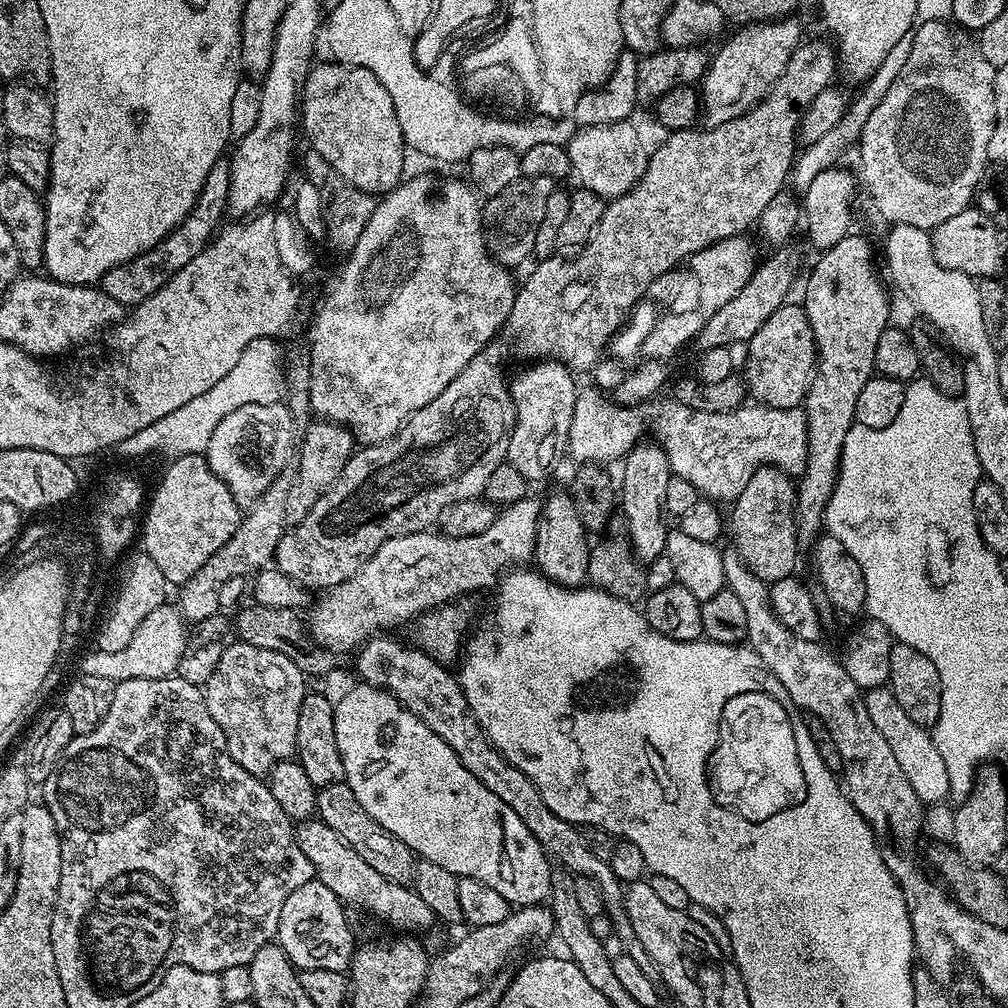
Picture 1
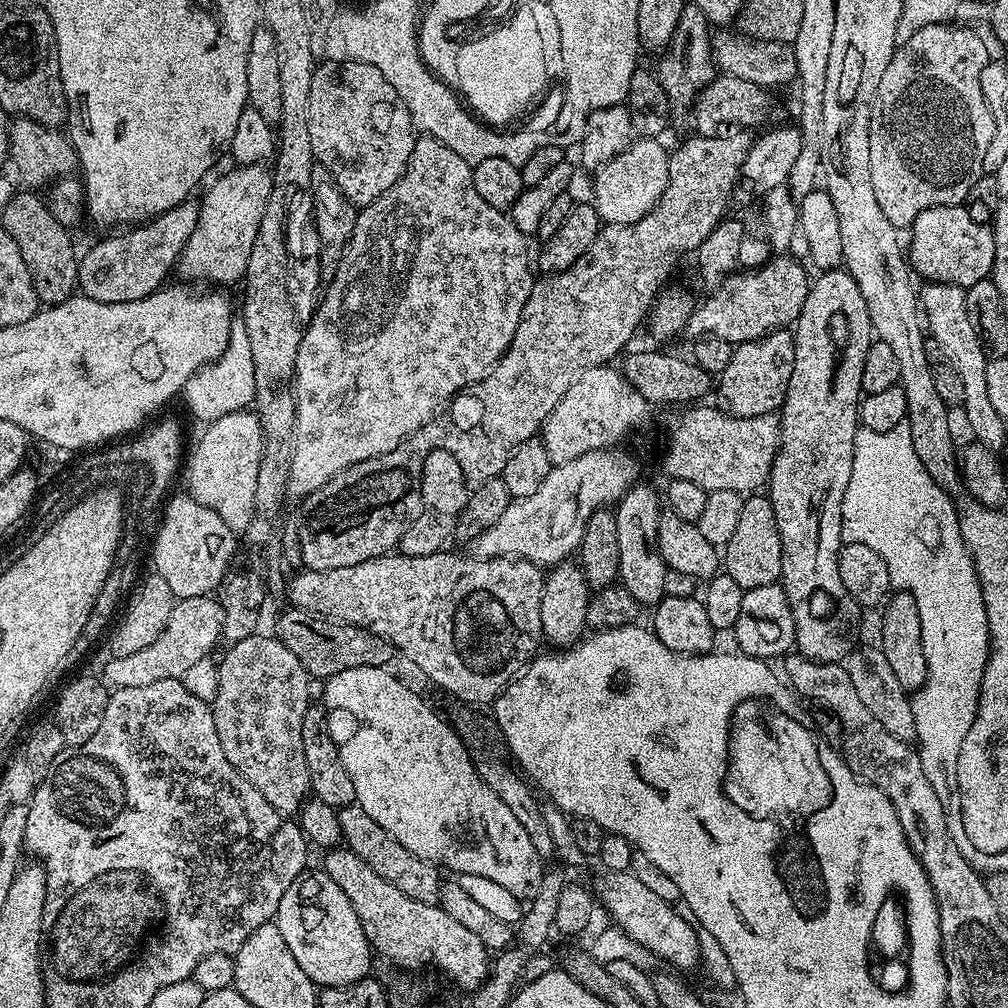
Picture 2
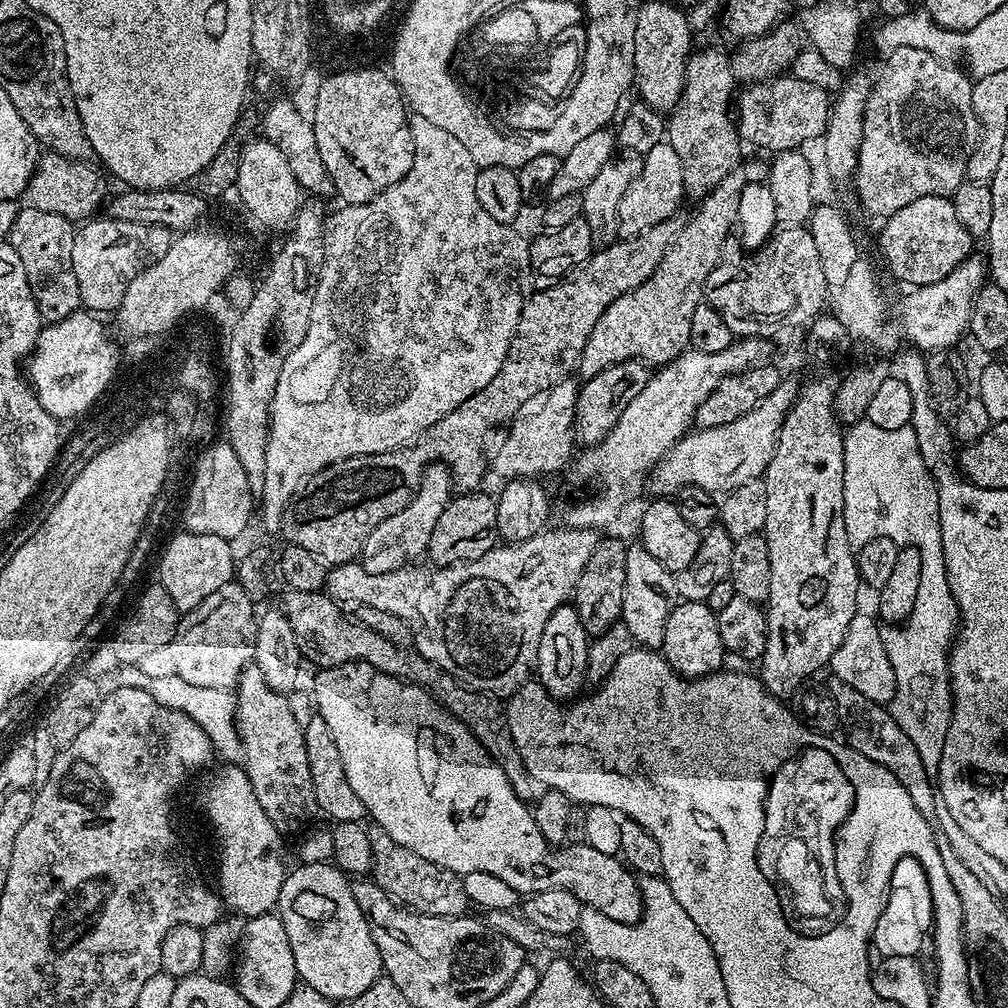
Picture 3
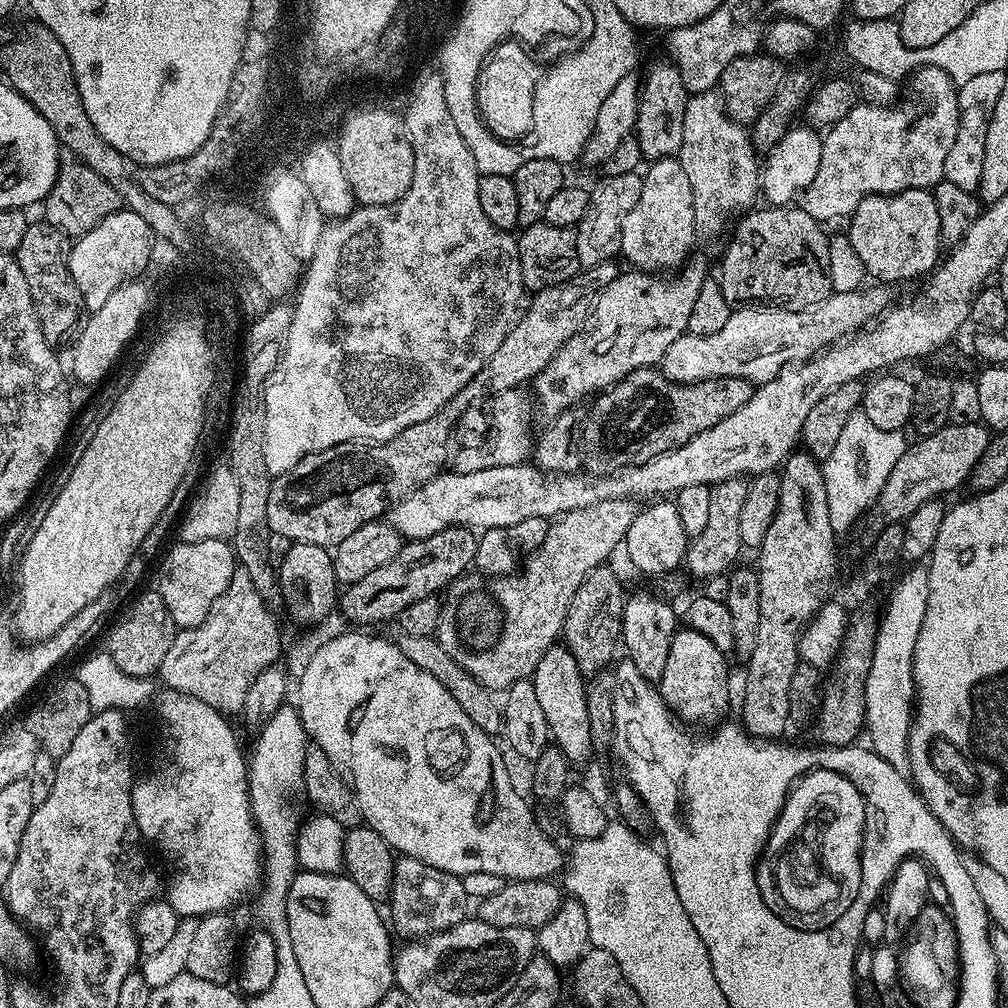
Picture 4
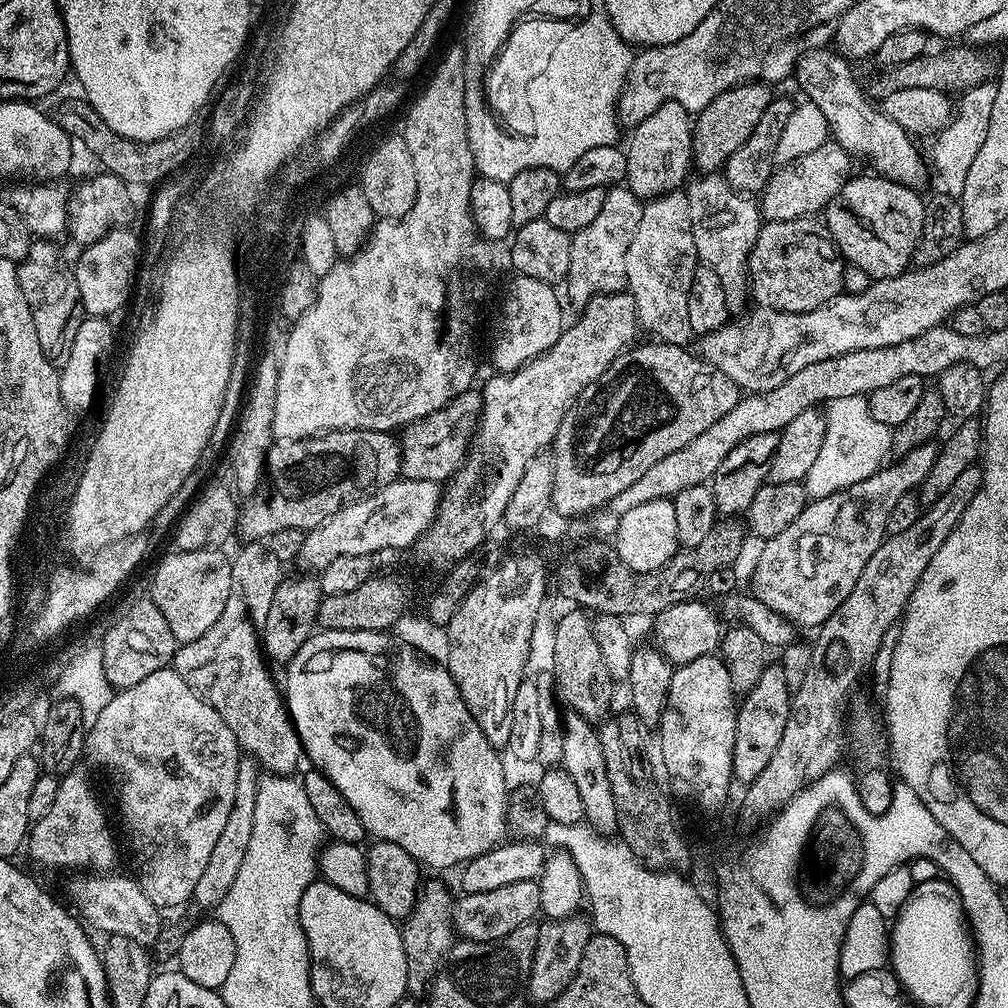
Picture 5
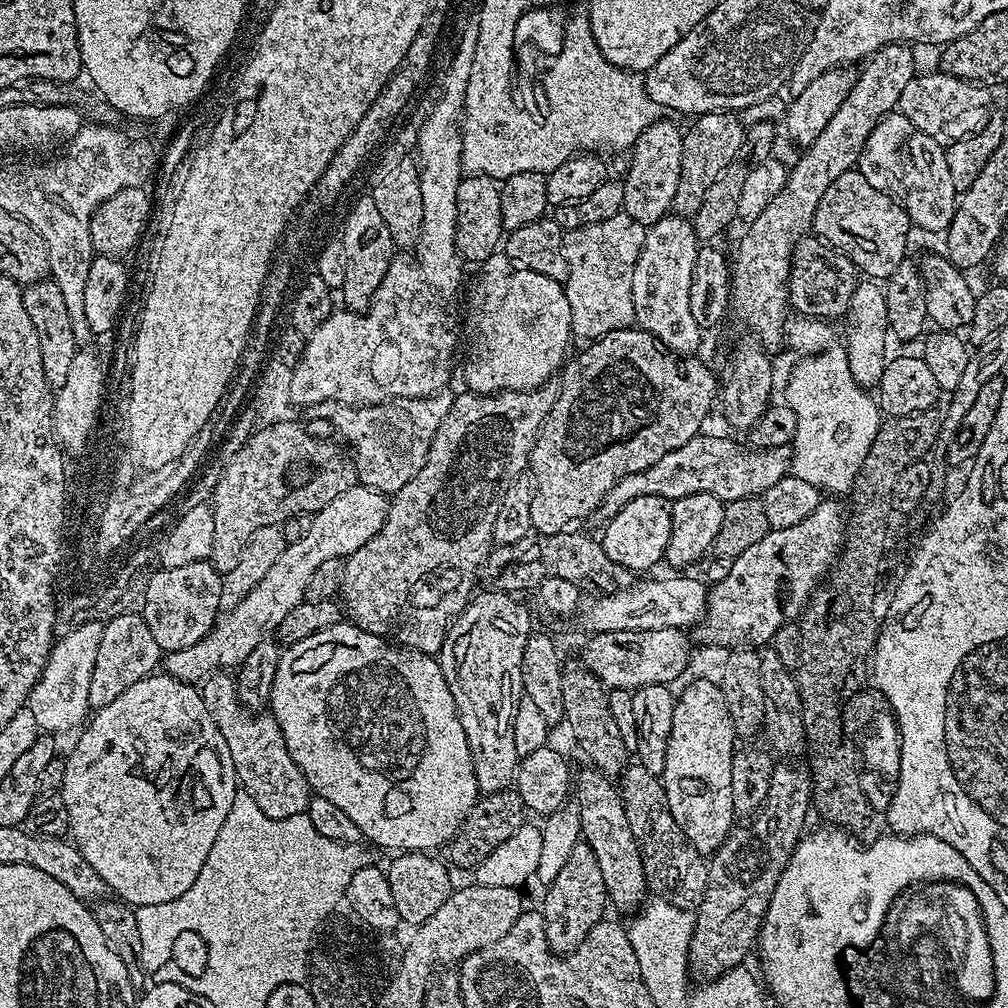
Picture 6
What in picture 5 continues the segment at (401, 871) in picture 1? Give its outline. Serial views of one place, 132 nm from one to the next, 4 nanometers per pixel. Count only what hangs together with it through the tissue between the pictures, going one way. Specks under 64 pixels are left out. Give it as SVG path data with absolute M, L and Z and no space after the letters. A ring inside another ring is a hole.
M432 880L429 884L427 881L421 887L416 907L412 909L408 919L403 921L400 937L402 946L406 950L408 963L408 992L413 997L423 997L429 991L432 981L436 979L436 974L440 971L440 965L444 962L444 957L452 949L454 943L453 907L454 896L448 893L447 886L440 880Z

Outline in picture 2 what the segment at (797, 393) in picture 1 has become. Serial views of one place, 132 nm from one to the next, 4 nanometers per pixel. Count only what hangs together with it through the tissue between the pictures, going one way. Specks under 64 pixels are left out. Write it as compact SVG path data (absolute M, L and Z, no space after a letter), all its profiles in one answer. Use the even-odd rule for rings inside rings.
M788 330L769 332L768 335L735 345L726 370L718 374L714 388L715 403L721 412L734 418L771 416L784 405L786 390L790 386L790 370L794 370L793 333Z

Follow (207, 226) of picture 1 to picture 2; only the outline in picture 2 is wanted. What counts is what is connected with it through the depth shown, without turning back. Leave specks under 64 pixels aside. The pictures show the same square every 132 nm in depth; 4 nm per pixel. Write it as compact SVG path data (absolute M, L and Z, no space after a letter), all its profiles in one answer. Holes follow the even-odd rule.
M189 198L161 216L154 216L143 224L120 230L117 236L98 241L85 256L83 253L79 257L79 291L94 298L94 302L138 302L138 298L159 293L169 279L168 271L179 265L182 250L198 226L199 209L199 203Z

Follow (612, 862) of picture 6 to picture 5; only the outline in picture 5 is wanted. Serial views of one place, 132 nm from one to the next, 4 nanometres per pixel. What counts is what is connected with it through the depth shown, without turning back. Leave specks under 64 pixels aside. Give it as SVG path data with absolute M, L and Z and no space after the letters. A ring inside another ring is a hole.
M572 714L564 721L562 767L578 786L578 795L582 797L584 820L593 832L612 834L617 831L614 790L610 790L610 774L606 774L606 758L602 758L602 742L597 725L590 720Z

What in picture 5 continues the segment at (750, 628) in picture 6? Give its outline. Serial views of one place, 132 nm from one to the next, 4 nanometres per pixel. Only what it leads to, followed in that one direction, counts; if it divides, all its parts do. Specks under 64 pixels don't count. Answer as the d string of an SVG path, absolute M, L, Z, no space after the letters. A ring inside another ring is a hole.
M932 442L918 446L903 453L897 459L900 460L897 464L885 463L874 474L870 474L870 478L854 482L854 486L846 490L805 504L802 514L798 514L798 518L794 518L794 522L790 522L790 526L786 526L782 534L766 540L762 558L759 559L750 581L751 595L782 618L786 618L797 629L819 629L826 618L830 618L830 614L834 614L834 610L838 610L838 606L846 602L850 590L854 590L862 570L866 570L866 562L870 562L874 550L878 550L878 546L882 546L888 536L888 523L894 506L898 506L902 497L919 489L934 466L937 451L937 445Z

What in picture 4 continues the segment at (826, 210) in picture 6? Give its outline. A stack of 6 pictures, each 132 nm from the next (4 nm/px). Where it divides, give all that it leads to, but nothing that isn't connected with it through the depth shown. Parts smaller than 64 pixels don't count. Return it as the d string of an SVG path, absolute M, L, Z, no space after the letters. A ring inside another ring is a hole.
M907 188L892 196L868 196L852 211L847 224L848 241L862 258L865 273L876 279L873 281L893 286L903 280L927 277L941 259L938 206L929 189Z

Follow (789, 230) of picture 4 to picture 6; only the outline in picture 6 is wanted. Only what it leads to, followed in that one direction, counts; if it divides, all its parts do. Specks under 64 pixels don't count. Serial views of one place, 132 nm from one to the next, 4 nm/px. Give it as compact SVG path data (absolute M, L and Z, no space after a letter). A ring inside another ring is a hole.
M806 234L796 243L792 255L792 269L788 279L788 302L793 309L796 308L804 318L833 318L843 317L850 306L850 298L854 298L854 290L858 283L858 269L852 264L849 256L844 256L837 248L830 247L815 234Z

